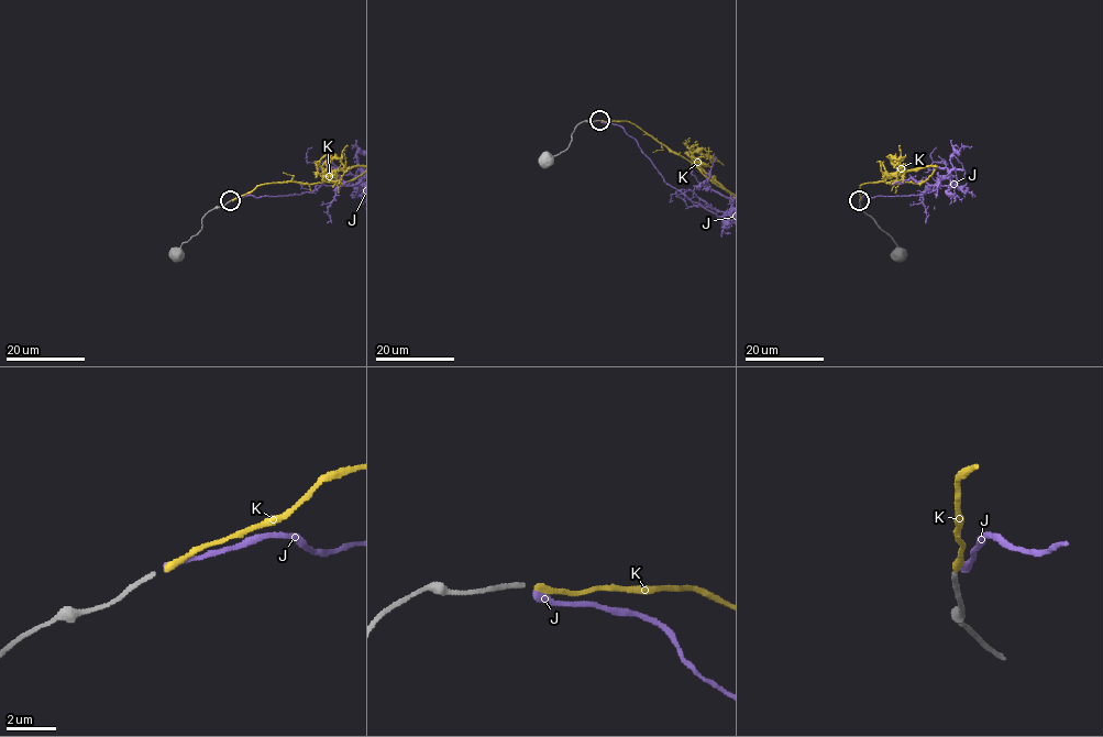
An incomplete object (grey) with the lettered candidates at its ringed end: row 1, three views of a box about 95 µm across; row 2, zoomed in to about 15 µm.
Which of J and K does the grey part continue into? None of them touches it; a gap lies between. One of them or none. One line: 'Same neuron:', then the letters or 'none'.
Same neuron: K

